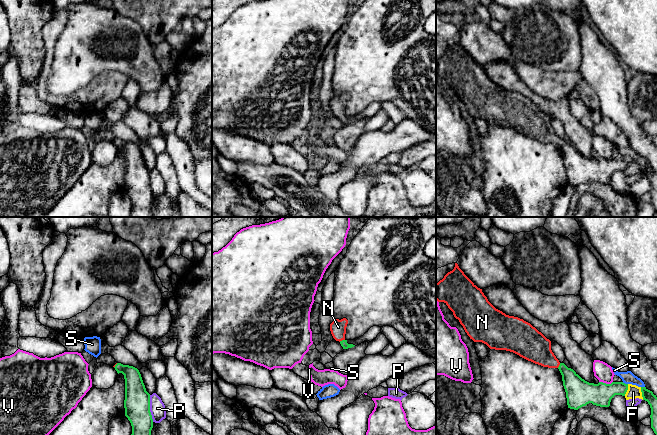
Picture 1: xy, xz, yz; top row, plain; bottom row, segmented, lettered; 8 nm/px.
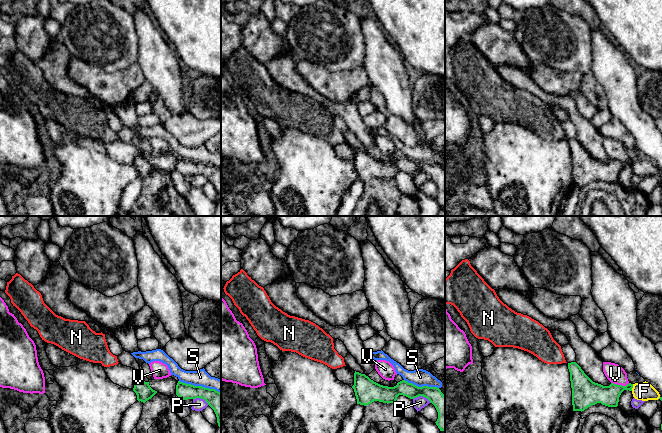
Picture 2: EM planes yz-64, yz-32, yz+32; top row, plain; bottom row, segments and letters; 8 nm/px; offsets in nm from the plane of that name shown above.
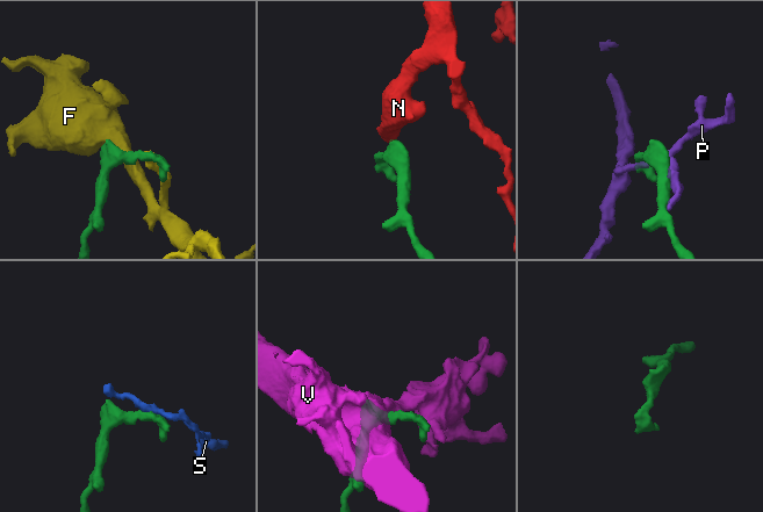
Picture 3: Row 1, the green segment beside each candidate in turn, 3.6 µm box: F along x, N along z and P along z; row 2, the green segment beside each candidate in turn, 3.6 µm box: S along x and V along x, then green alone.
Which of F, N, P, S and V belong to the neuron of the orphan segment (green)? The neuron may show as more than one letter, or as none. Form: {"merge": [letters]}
{"merge": ["N"]}

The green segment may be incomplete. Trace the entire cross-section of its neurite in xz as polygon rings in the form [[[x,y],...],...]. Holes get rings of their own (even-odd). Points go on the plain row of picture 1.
[[[346,94],[341,96],[334,95],[334,97],[330,100],[330,107],[333,114],[340,118],[343,125],[352,124],[355,122],[353,120],[348,120],[347,116],[345,115],[347,100],[348,96]]]

